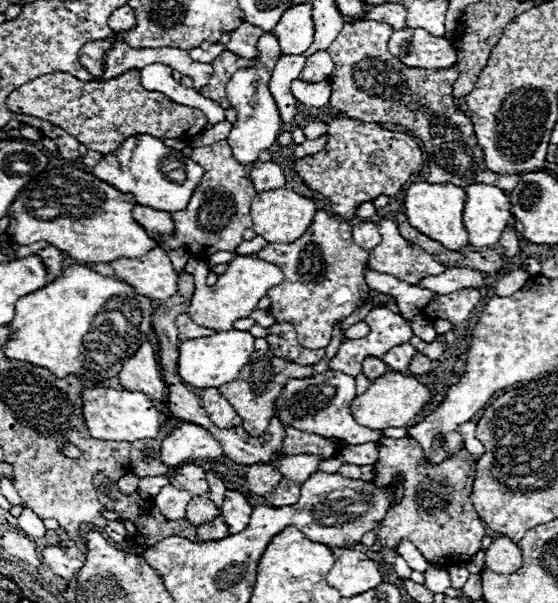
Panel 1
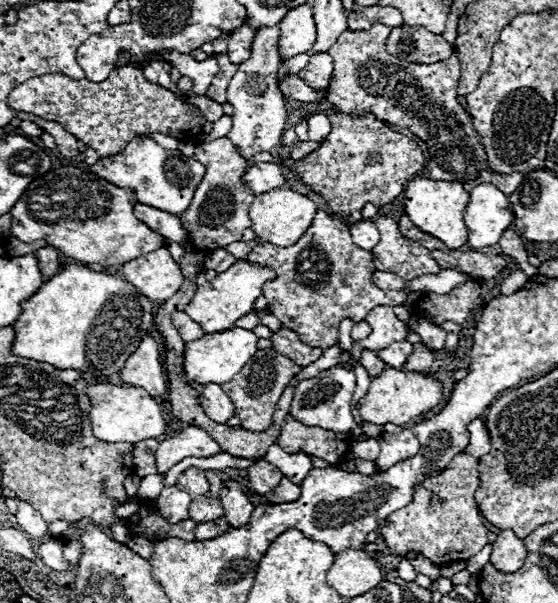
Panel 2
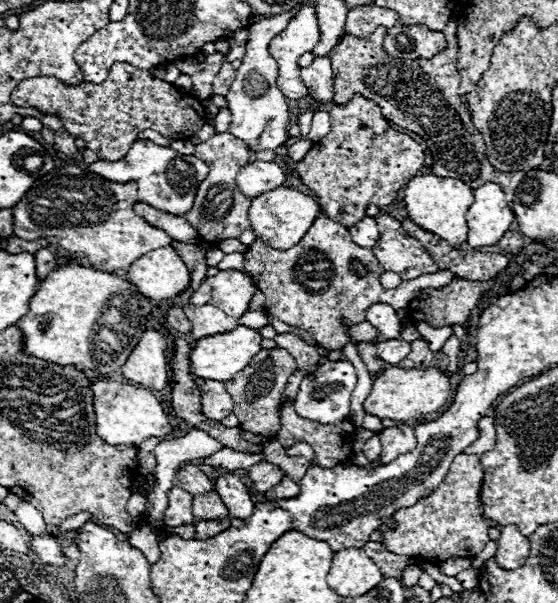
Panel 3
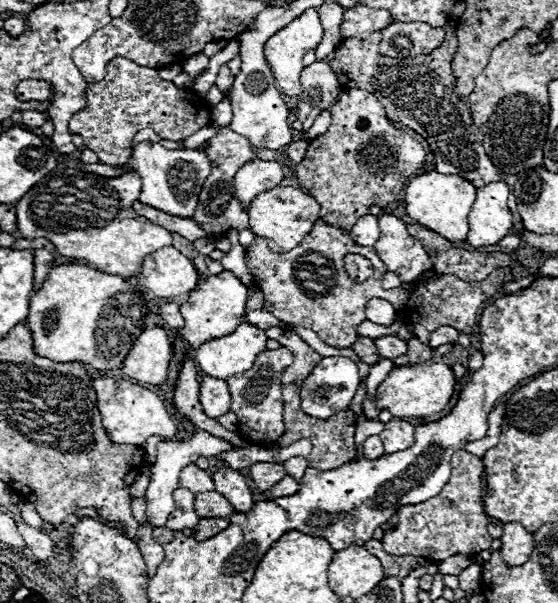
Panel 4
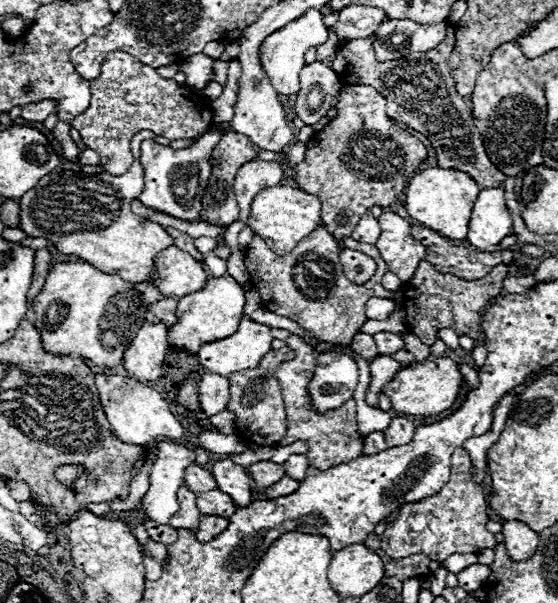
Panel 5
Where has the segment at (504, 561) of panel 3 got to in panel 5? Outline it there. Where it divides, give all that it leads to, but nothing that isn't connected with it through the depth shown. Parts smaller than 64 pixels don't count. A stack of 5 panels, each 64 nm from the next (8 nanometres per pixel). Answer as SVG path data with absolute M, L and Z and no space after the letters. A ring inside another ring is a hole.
M504 522L502 534L506 552L512 560L526 560L538 548L538 532L530 530L524 522Z

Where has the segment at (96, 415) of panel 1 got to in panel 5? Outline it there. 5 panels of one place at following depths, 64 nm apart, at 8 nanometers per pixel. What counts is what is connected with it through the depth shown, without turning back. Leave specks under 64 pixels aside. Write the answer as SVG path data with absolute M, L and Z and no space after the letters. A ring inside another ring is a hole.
M96 374L96 388L100 390L100 404L104 406L106 420L112 426L114 436L120 438L122 442L146 446L156 436L180 438L184 434L184 428L170 412L168 402L156 390L144 386L142 382L124 376Z

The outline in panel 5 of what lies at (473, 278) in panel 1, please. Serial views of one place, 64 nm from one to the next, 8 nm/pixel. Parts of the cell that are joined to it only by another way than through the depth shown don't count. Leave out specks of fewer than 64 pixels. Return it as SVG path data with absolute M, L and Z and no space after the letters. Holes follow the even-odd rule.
M322 224L320 228L316 228L316 232L308 234L292 252L284 256L274 254L266 246L264 238L254 236L250 246L244 250L244 264L250 274L250 282L262 294L262 308L298 322L316 338L338 346L350 346L352 336L356 336L356 332L366 322L364 304L368 298L392 298L398 306L404 300L404 292L390 292L382 288L380 280L386 274L386 262L372 244L362 244L352 238L344 238L338 242ZM344 248L360 250L364 254L370 254L372 260L376 260L378 270L366 284L354 284L344 276L340 264L340 250Z

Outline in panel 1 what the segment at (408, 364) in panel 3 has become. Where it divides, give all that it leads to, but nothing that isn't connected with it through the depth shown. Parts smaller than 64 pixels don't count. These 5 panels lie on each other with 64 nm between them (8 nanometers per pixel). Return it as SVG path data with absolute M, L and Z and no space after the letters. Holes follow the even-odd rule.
M416 352L416 356L412 358L412 364L410 364L410 368L408 368L412 374L426 374L426 372L430 372L432 368L430 368L430 360L426 358L426 356L422 356L420 352Z

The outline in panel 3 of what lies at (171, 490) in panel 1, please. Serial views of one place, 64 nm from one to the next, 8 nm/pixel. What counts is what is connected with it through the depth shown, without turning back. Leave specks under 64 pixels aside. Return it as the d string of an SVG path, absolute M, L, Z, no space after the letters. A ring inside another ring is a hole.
M174 486L172 492L168 492L168 512L164 512L164 522L168 526L194 524L192 494L188 494L186 490Z

